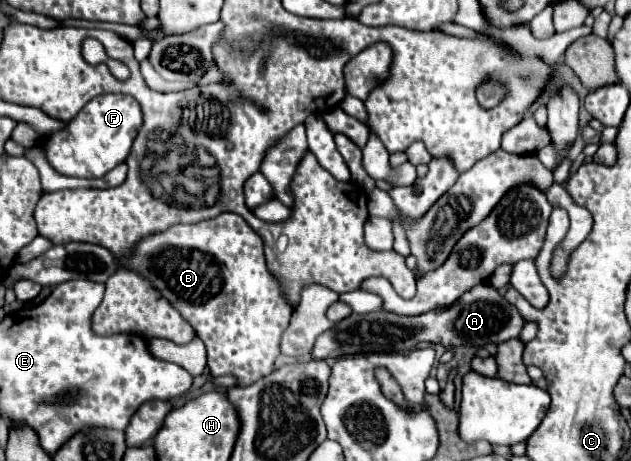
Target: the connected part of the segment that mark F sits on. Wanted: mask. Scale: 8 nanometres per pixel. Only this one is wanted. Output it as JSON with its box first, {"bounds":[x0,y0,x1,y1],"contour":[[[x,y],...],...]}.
{"bounds":[39,94,143,178],"contour":[[[101,94],[59,132],[43,136],[39,146],[45,152],[47,162],[63,176],[77,178],[99,178],[113,166],[125,162],[139,126],[143,124],[141,106],[133,96],[127,94]]]}

